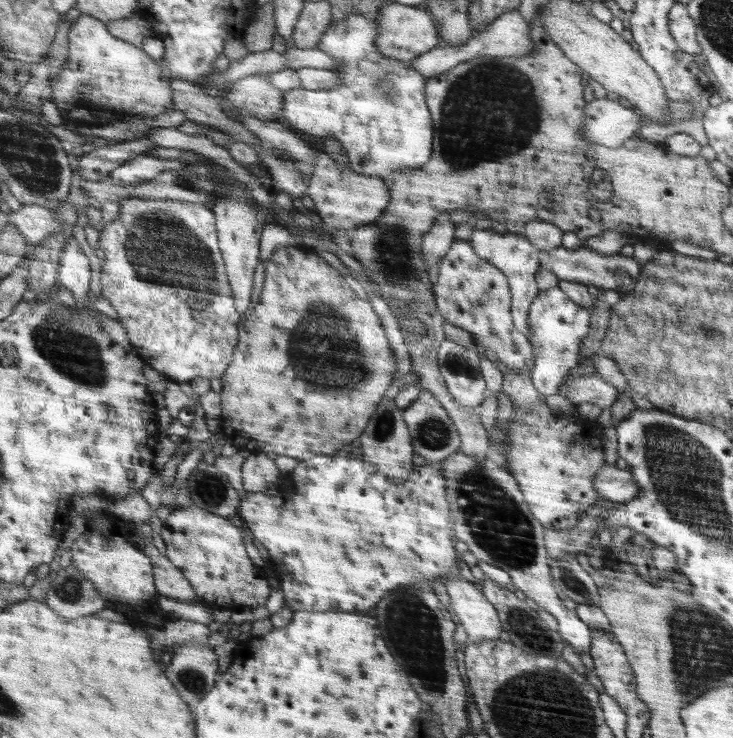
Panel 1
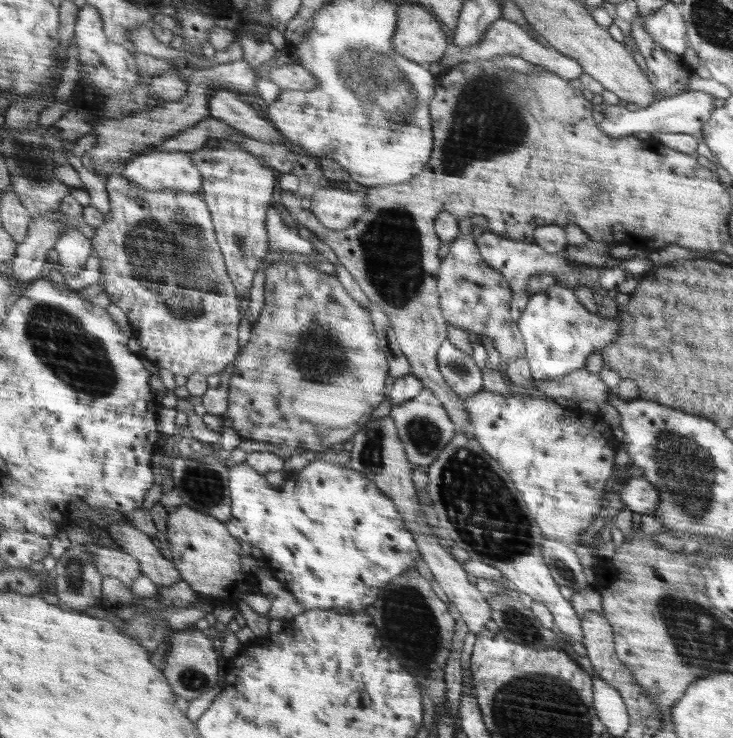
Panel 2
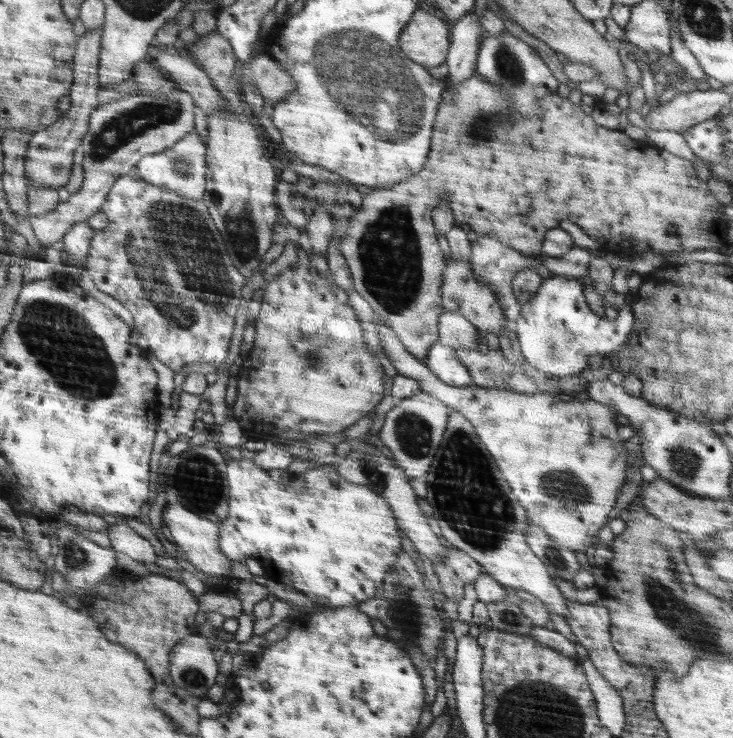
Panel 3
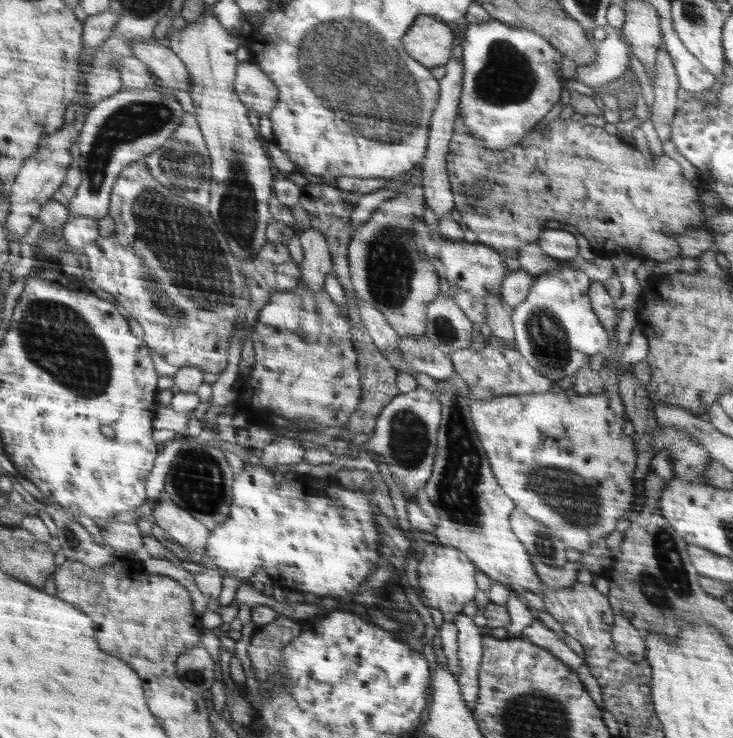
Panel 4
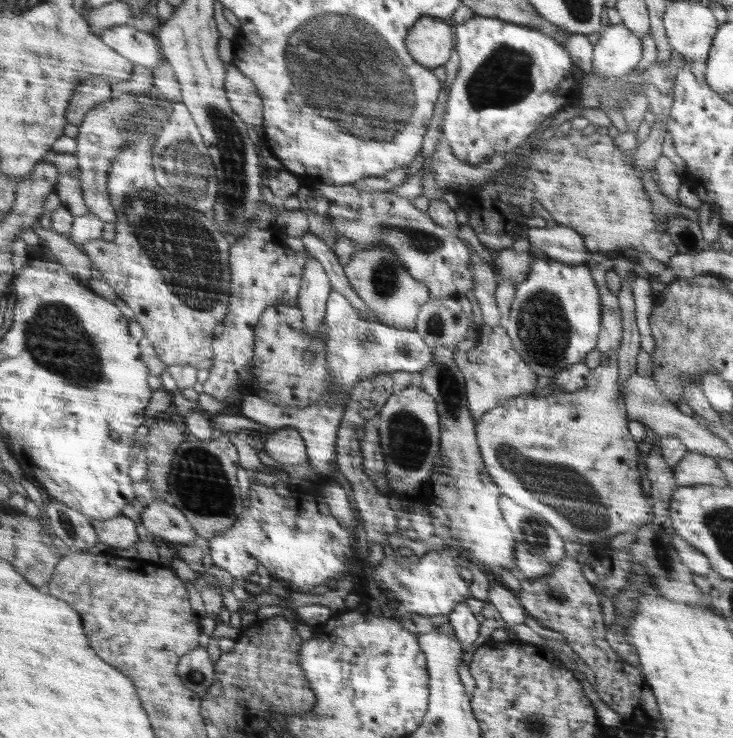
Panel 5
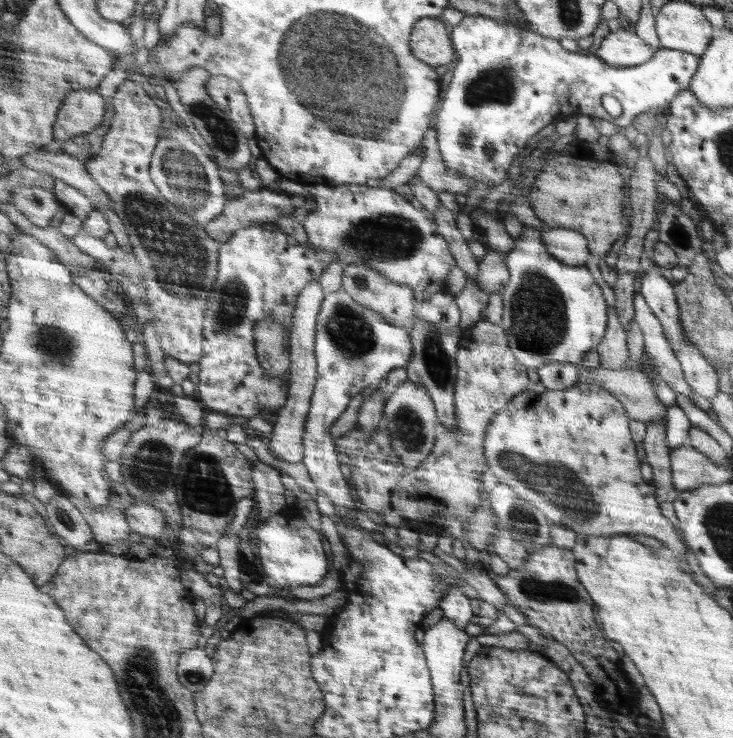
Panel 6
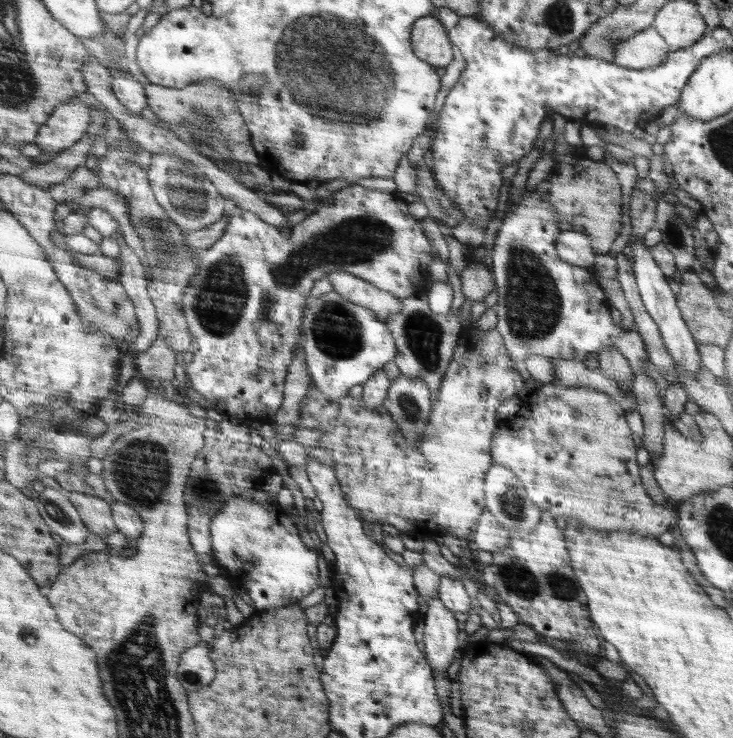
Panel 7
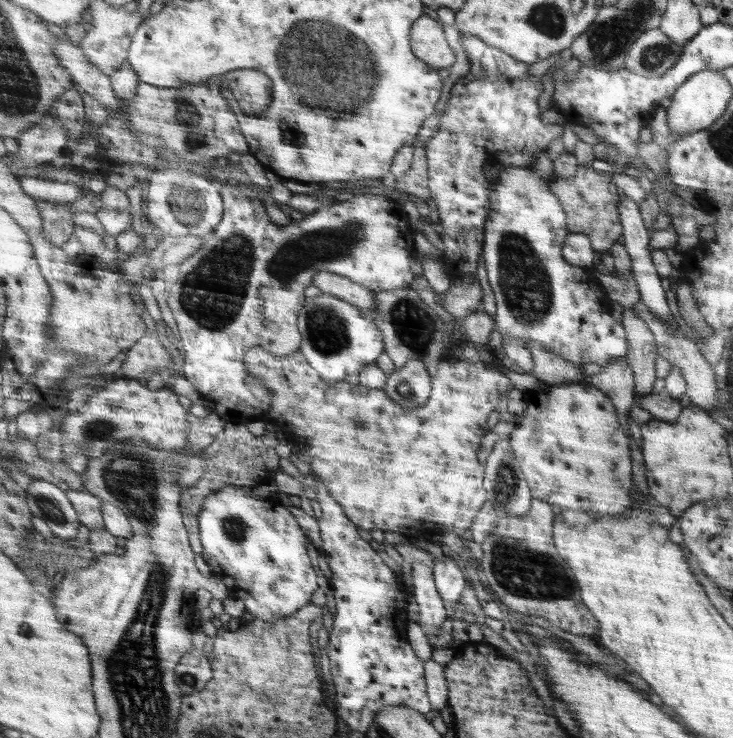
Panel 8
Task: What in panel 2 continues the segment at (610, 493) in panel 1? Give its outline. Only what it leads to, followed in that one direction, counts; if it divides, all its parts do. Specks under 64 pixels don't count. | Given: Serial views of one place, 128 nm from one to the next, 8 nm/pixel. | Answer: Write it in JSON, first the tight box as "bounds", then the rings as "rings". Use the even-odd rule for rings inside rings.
{"bounds":[614,477,658,516],"rings":[[[643,477],[630,478],[626,483],[618,483],[614,489],[618,490],[622,503],[634,513],[651,516],[658,502],[656,488]]]}

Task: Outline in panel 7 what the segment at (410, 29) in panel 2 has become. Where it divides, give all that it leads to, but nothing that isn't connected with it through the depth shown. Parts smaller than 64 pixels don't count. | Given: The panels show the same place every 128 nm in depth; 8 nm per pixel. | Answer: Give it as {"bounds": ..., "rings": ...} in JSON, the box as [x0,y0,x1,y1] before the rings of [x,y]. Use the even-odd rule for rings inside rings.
{"bounds":[410,15,452,67],"rings":[[[432,15],[419,18],[410,33],[415,56],[436,67],[448,66],[452,62],[449,37],[442,22],[432,18]]]}

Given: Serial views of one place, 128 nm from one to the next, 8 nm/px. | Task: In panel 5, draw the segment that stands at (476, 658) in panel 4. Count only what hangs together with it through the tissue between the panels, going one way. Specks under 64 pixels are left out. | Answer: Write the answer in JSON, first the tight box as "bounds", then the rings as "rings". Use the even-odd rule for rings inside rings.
{"bounds":[448,602,481,658],"rings":[[[460,602],[452,608],[448,614],[450,626],[452,626],[457,640],[461,643],[463,649],[462,658],[467,650],[474,644],[478,638],[481,618],[472,613],[466,602]]]}

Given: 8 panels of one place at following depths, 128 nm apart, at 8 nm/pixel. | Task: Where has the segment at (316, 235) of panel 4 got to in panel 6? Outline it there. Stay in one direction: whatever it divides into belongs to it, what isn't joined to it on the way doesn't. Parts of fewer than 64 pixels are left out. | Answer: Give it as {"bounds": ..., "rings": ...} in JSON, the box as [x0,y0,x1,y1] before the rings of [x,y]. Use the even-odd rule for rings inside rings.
{"bounds":[269,279,324,463],"rings":[[[312,279],[308,286],[304,287],[294,313],[294,322],[290,328],[292,352],[291,352],[291,378],[287,383],[287,402],[275,414],[275,423],[272,428],[269,450],[279,459],[286,462],[300,463],[303,459],[303,435],[305,434],[306,415],[310,408],[315,380],[317,375],[316,355],[314,354],[314,340],[316,340],[316,320],[322,311],[324,289],[318,279]]]}

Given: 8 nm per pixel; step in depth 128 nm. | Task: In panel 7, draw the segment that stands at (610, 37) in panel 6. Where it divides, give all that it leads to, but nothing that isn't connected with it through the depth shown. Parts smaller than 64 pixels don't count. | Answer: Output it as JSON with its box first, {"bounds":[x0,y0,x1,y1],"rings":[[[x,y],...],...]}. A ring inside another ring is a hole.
{"bounds":[611,27,671,70],"rings":[[[650,27],[620,42],[614,50],[611,63],[638,70],[655,68],[667,60],[671,51],[657,30]]]}

